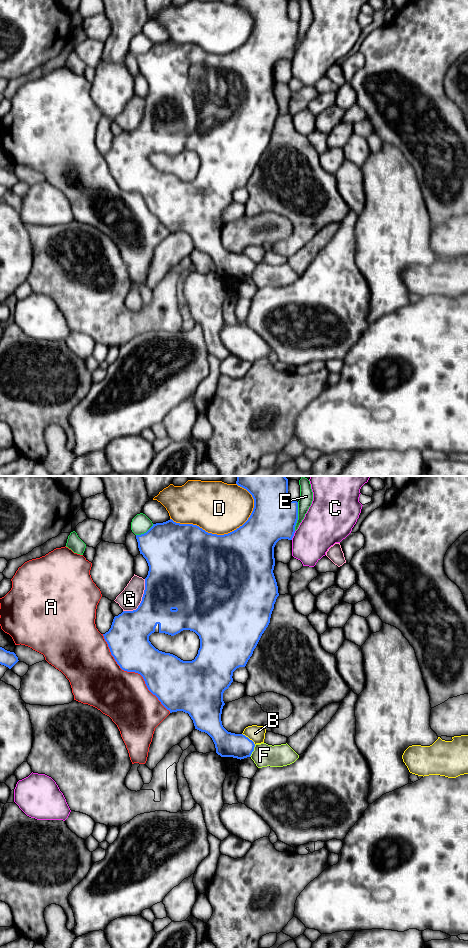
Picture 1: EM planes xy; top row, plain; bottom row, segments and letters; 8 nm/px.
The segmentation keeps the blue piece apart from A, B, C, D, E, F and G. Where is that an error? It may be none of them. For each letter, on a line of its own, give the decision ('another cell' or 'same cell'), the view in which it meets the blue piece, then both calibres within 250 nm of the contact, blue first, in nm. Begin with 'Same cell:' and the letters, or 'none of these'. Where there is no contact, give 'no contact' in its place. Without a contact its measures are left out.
Same cell: none of these
A: another cell; meets blue in xy; 320 nm thick on the blue side, 400 nm on the other
B: another cell; meets blue in xy; 200 nm thick on the blue side, 130 nm on the other
C: another cell; meets blue in xy; 360 nm thick on the blue side, 320 nm on the other
D: another cell; meets blue in xy; 500 nm thick on the blue side, 420 nm on the other
E: another cell; meets blue in xy; 360 nm thick on the blue side, 110 nm on the other
F: another cell; meets blue in xy; 200 nm thick on the blue side, 180 nm on the other
G: another cell; meets blue in xy; 380 nm thick on the blue side, 180 nm on the other

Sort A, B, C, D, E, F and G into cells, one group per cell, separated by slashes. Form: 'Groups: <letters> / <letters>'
Groups: A / B / C / D / E / F / G

